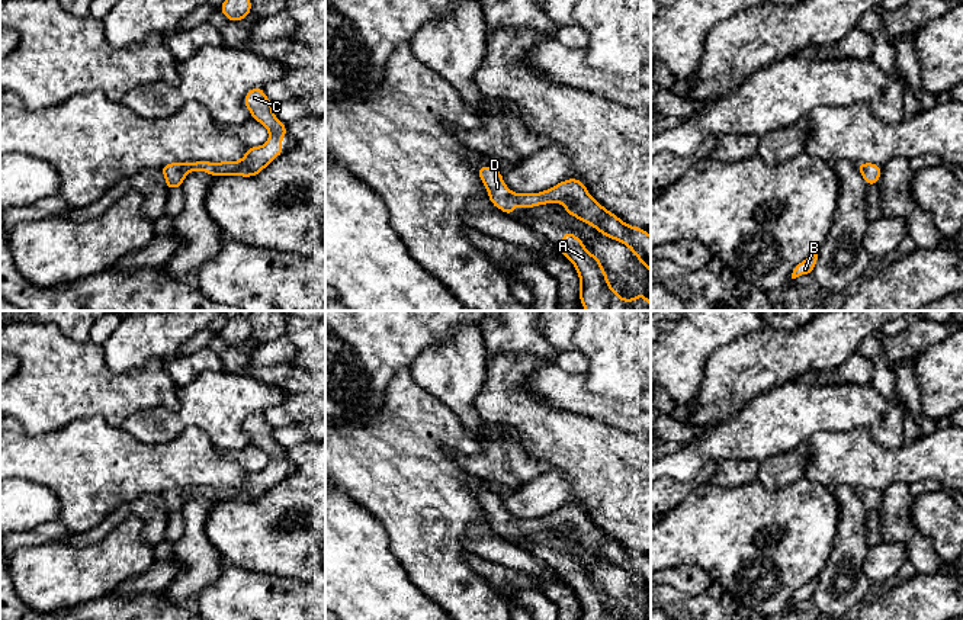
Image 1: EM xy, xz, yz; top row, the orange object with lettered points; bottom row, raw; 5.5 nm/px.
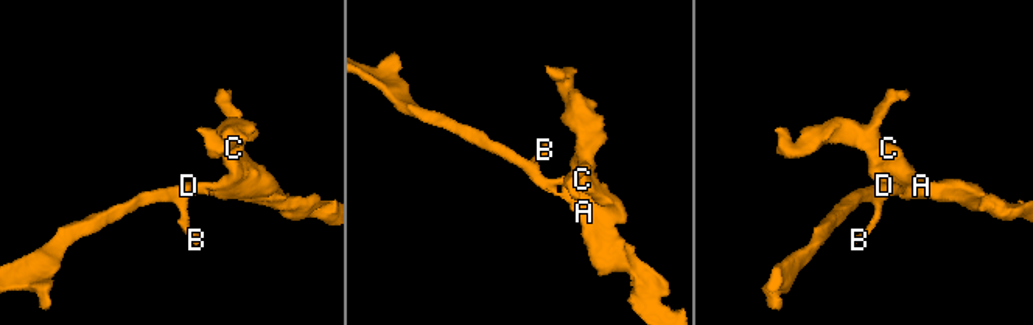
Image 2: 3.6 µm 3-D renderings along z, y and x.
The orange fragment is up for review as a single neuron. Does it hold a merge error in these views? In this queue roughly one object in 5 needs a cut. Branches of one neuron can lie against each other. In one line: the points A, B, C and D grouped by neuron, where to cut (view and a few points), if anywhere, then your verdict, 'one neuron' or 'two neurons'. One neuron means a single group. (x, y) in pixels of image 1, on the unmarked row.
groups A B C D; cut none; one neuron

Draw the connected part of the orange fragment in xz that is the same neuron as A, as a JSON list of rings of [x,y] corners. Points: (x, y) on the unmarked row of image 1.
[[[562,558],[564,563],[558,574],[575,591],[580,601],[580,620],[619,620],[610,611],[600,582],[591,579],[575,559]]]

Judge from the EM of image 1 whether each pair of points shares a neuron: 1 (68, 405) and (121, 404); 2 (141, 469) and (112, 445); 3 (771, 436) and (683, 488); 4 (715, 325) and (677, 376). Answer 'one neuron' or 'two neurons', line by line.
1: one neuron
2: one neuron
3: two neurons
4: one neuron

